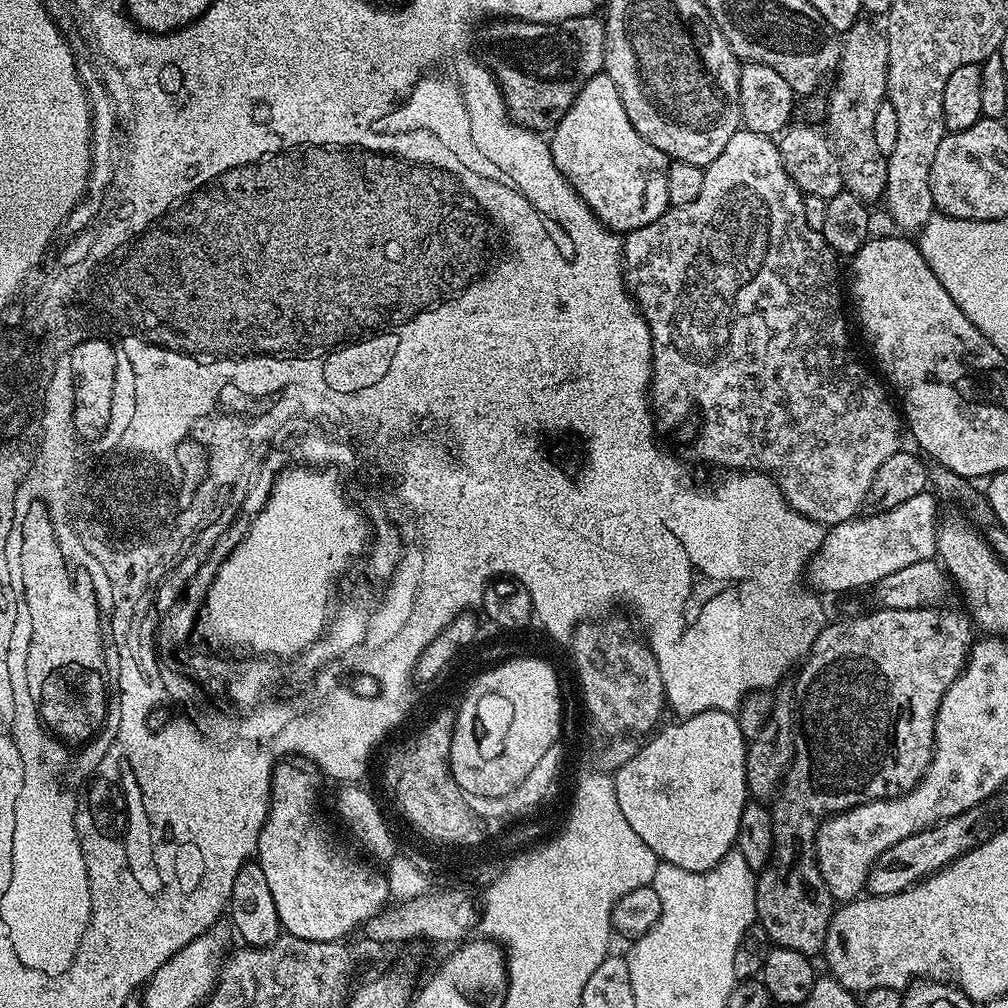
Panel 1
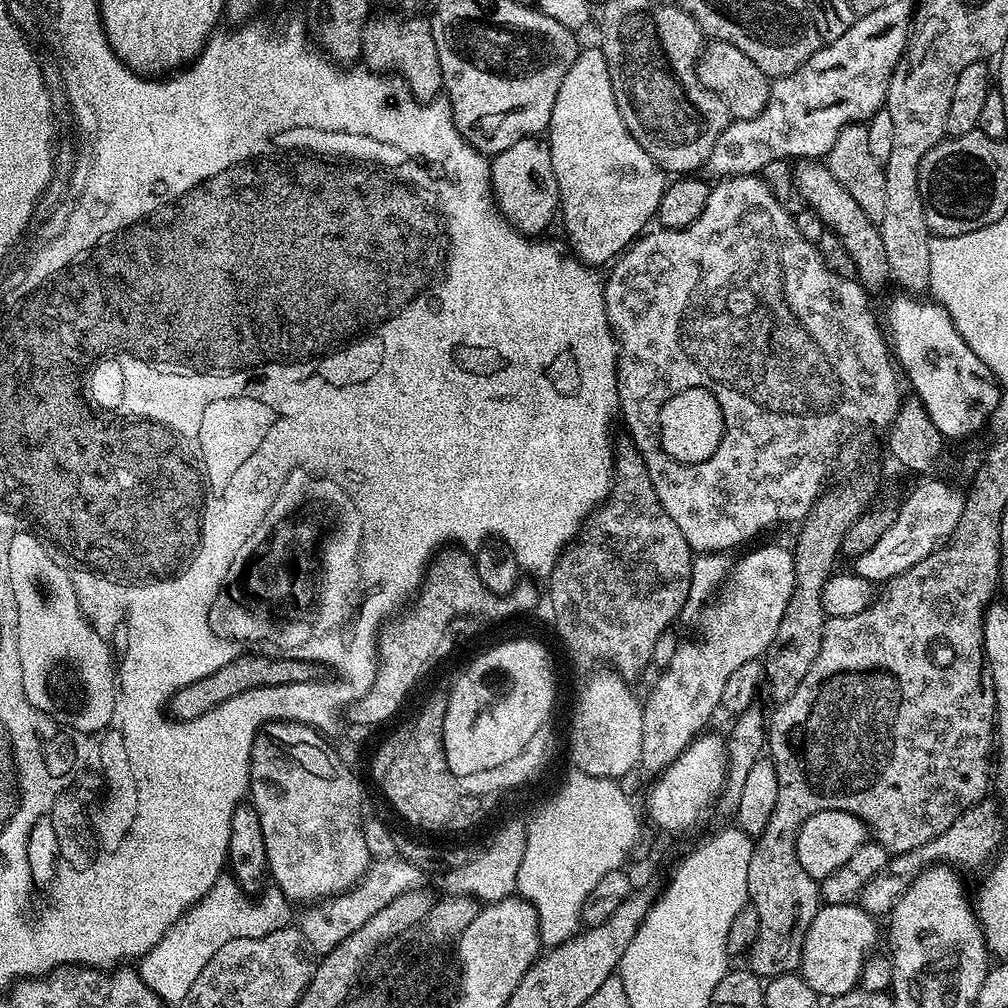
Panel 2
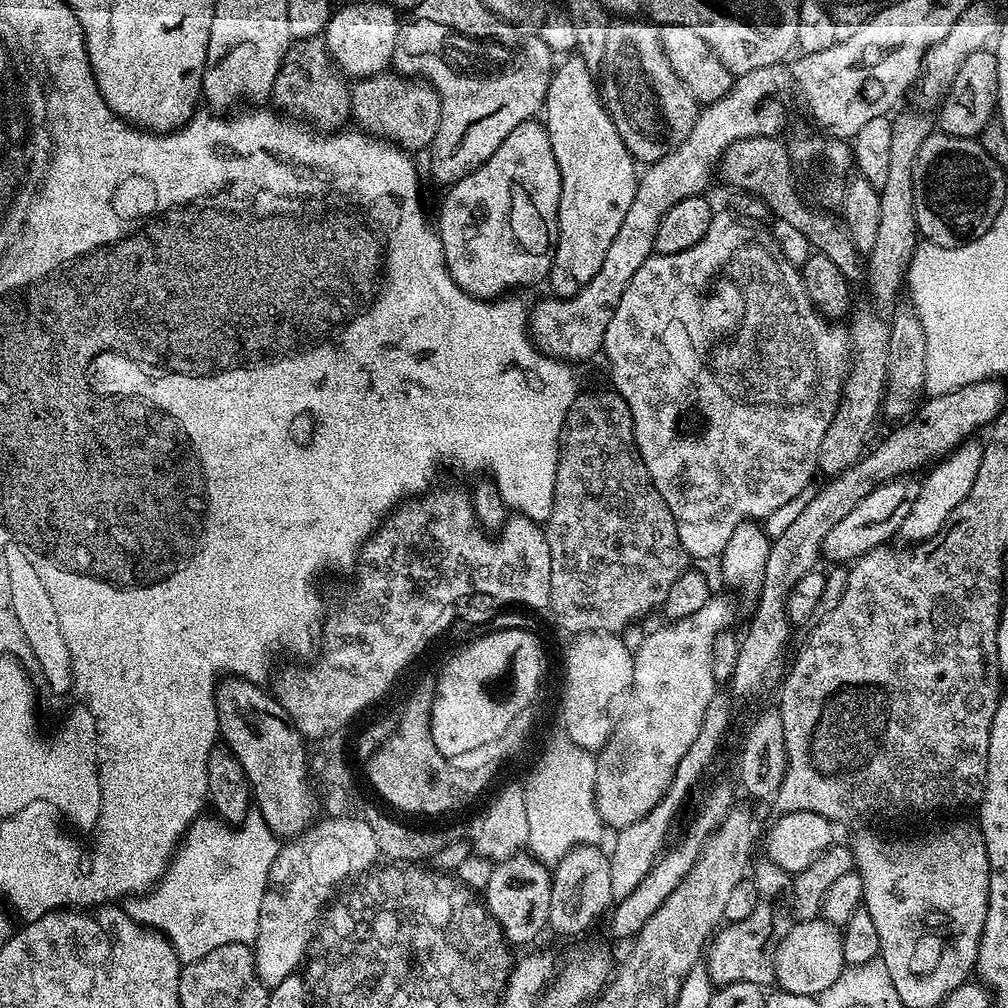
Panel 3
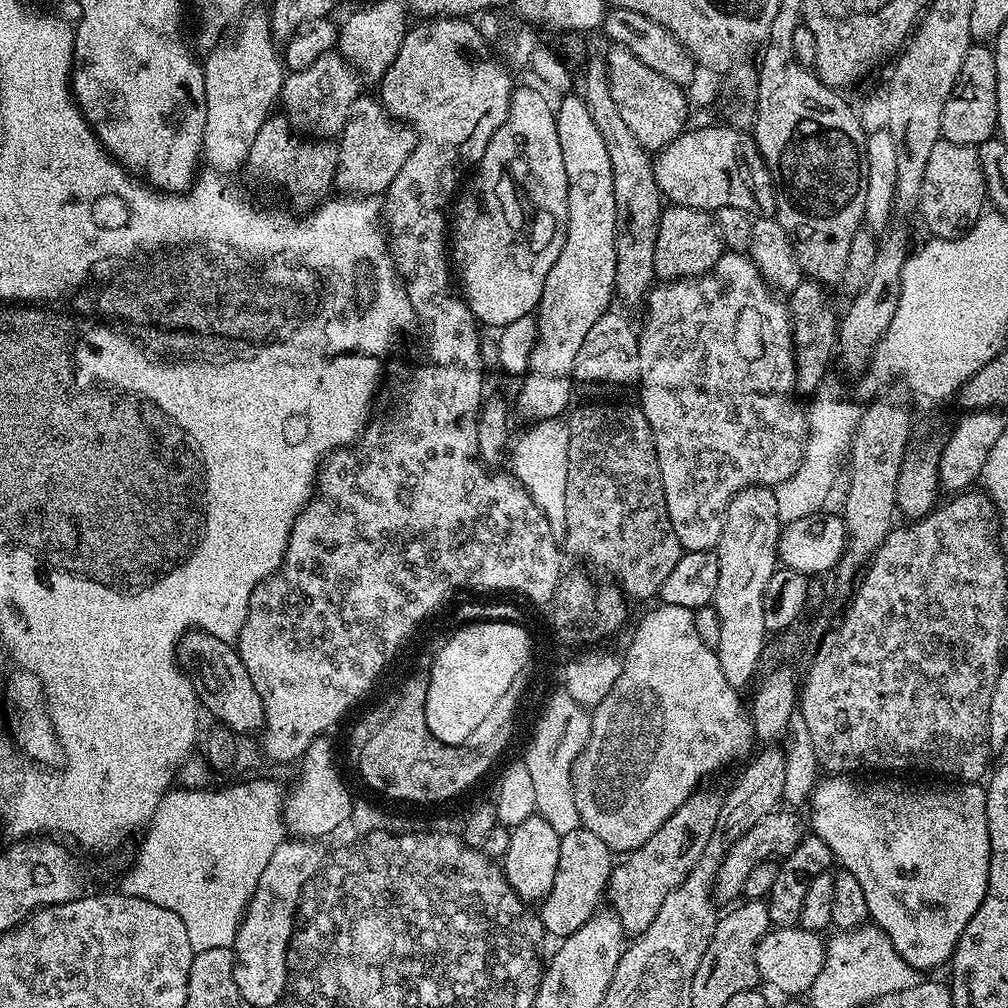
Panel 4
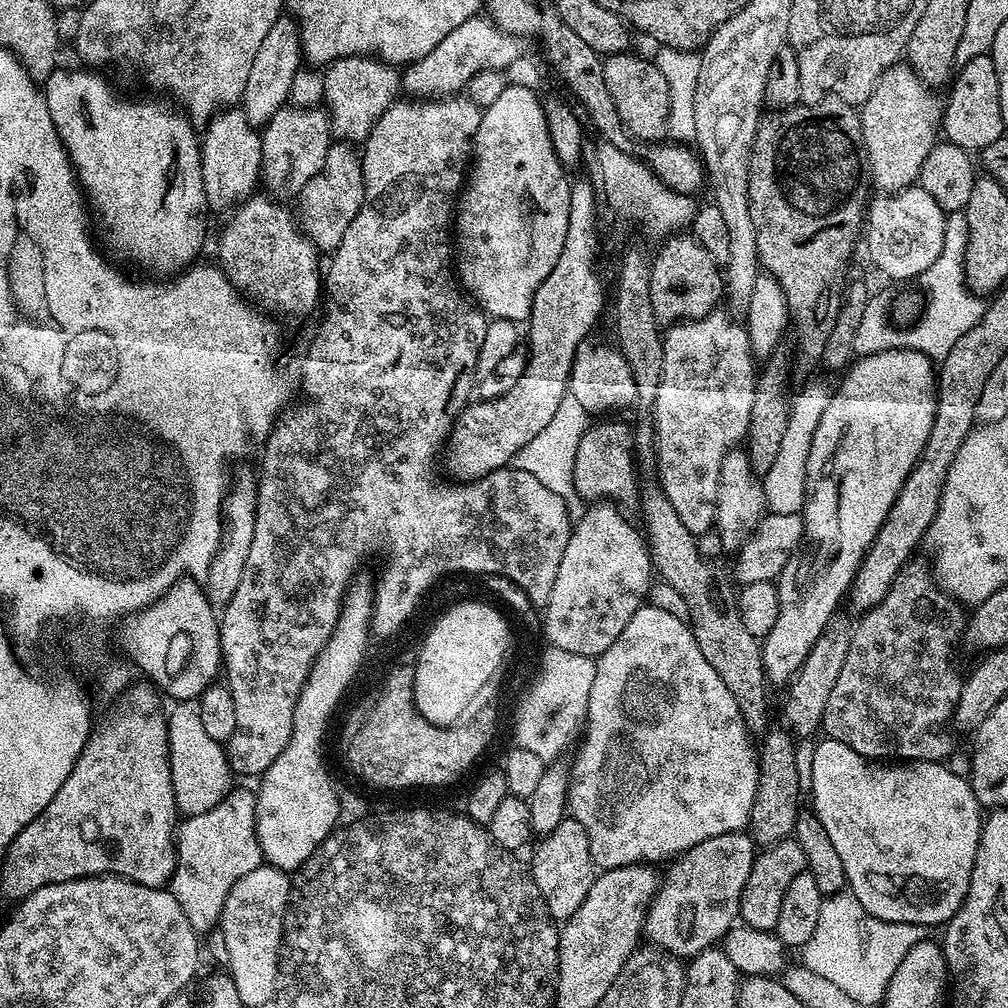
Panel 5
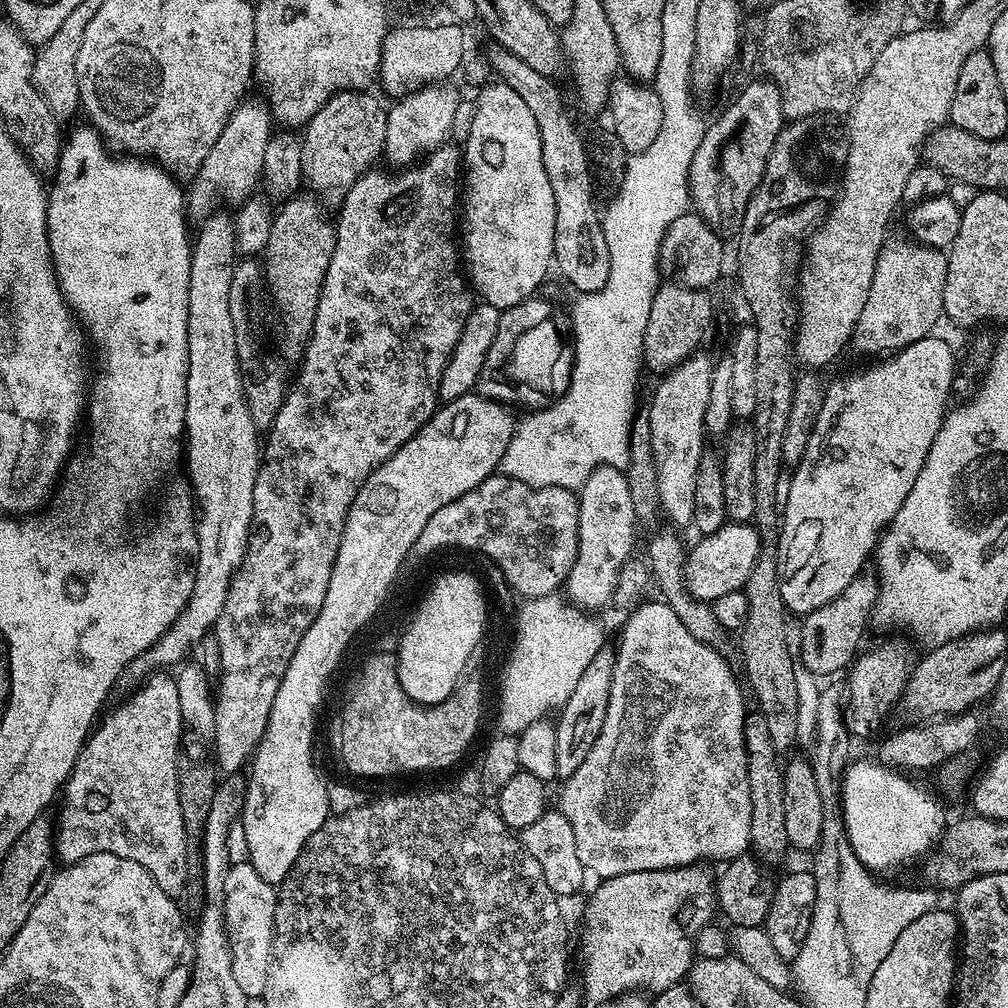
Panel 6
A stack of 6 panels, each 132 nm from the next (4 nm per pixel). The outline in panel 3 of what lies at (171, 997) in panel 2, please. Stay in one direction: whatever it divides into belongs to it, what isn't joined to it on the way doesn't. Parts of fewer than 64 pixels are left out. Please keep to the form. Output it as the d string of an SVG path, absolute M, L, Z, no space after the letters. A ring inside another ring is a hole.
M251 814L239 826L219 818L196 820L173 855L167 872L147 894L123 901L122 907L135 924L159 932L172 943L181 965L187 966L206 958L210 950L227 944L251 945L260 933L262 902L266 898L268 879L282 844L259 814Z

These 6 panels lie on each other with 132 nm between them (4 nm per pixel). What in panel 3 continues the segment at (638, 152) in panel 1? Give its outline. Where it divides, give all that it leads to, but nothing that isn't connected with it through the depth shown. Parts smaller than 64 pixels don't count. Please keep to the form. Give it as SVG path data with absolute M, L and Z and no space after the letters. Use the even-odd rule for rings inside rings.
M579 54L569 55L555 65L552 81L544 99L542 120L550 134L550 146L558 162L562 178L560 191L560 237L556 243L556 253L552 259L552 268L548 272L547 283L557 297L567 298L586 286L602 266L610 242L618 235L622 227L622 218L634 202L634 190L638 179L638 164L632 159L630 150L622 142L614 126L612 116L602 99L602 88L590 66Z

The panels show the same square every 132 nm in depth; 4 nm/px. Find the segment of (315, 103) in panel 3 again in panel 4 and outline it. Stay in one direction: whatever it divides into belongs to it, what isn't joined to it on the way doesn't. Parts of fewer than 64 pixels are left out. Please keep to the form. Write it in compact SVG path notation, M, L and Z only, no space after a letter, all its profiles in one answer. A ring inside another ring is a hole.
M268 116L266 122L262 122L262 130L258 130L258 135L254 138L254 146L250 146L250 154L246 161L247 171L252 171L258 179L265 180L276 188L285 188L292 196L327 197L334 188L338 147L332 142L309 142L299 138L304 139L297 135L288 123L287 116Z

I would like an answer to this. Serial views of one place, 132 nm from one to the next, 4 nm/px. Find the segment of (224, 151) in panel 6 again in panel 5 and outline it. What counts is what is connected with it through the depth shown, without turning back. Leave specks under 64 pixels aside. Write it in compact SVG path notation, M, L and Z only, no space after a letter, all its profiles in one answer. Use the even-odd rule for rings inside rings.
M282 14L266 38L258 46L258 54L254 54L254 63L250 65L250 78L246 78L242 111L253 126L263 126L278 114L278 110L289 103L294 74L302 68L302 53L300 50L300 27L291 15Z

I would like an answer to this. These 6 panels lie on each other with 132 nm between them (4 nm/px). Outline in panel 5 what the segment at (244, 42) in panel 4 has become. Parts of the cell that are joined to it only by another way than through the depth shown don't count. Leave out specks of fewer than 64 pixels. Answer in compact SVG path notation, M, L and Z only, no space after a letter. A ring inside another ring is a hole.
M221 110L208 121L200 140L200 165L206 202L213 213L224 212L248 199L261 183L261 133L246 119L243 111Z

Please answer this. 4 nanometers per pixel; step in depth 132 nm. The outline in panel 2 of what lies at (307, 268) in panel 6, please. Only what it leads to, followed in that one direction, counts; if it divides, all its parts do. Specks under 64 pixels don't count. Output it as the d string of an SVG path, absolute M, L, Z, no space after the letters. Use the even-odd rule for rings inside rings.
M384 12L381 16L369 15L362 34L363 67L381 74L399 74L412 96L421 102L435 100L444 87L442 66L438 62L438 46L434 46L432 25L420 14L395 14Z

